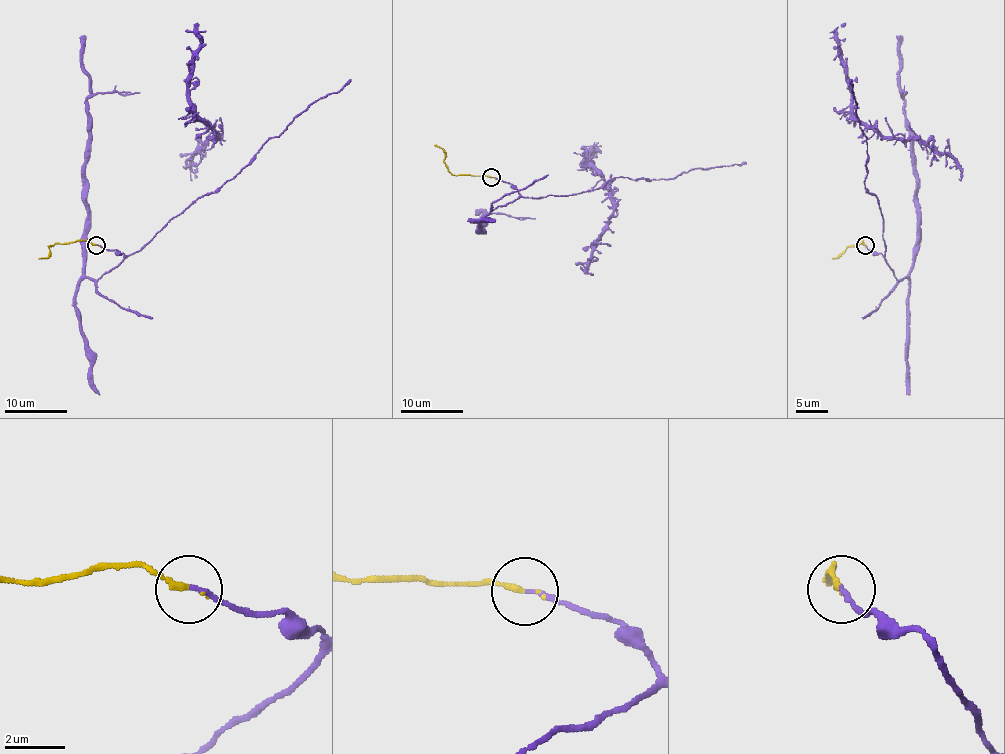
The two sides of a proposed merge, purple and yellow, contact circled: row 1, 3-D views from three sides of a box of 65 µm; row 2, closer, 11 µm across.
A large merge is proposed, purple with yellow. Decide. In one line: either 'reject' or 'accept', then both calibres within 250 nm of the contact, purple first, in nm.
accept; 140 nm thick on the purple side, 200 nm on the other

